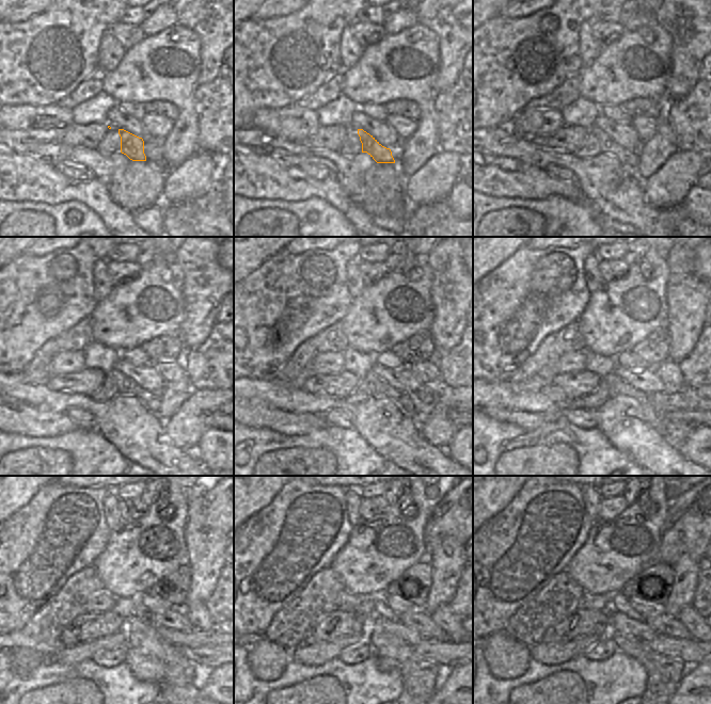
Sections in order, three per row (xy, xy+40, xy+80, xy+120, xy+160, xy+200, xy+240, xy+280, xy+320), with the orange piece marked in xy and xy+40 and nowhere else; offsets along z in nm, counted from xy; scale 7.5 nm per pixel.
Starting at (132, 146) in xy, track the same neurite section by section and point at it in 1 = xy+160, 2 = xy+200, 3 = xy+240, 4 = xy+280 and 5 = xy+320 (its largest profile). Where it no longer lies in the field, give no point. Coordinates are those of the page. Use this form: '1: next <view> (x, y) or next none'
1: next xy+160 (378, 388)
2: next xy+200 (614, 384)
3: next xy+240 (180, 672)
4: next xy+280 (421, 678)
5: next xy+320 (664, 673)

